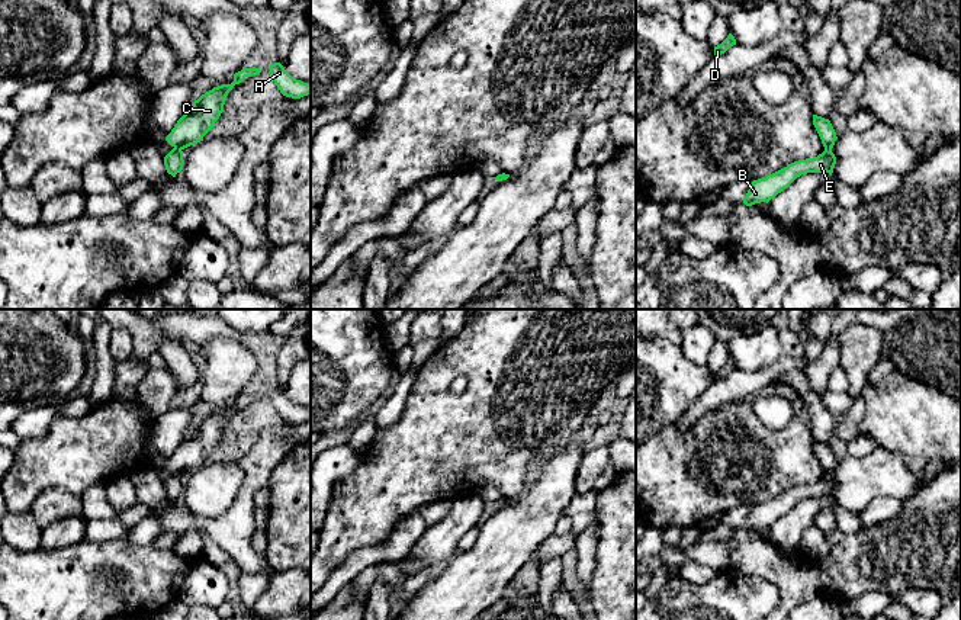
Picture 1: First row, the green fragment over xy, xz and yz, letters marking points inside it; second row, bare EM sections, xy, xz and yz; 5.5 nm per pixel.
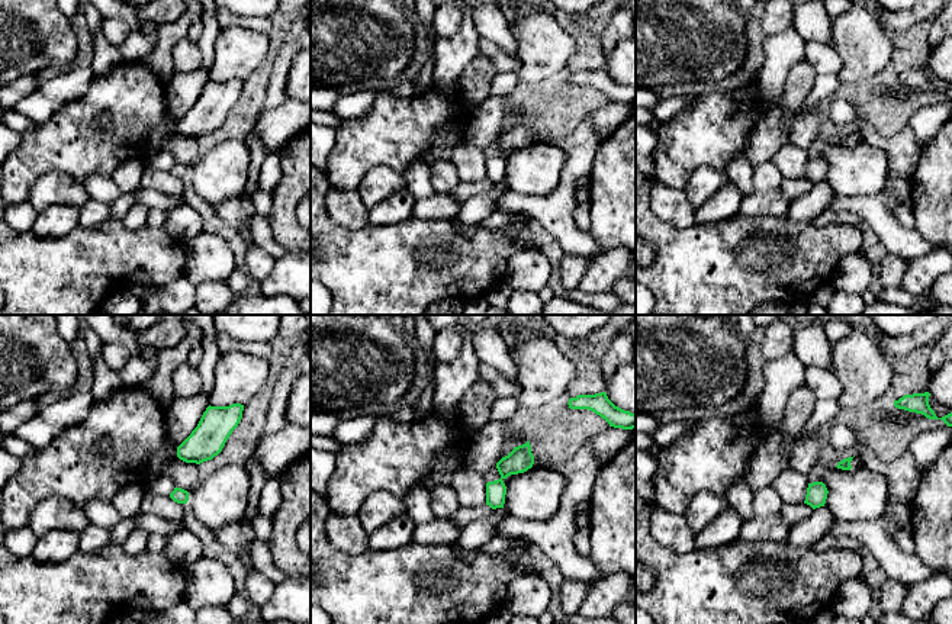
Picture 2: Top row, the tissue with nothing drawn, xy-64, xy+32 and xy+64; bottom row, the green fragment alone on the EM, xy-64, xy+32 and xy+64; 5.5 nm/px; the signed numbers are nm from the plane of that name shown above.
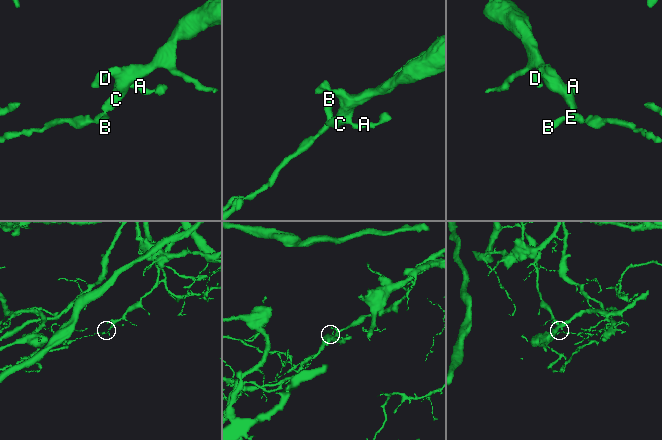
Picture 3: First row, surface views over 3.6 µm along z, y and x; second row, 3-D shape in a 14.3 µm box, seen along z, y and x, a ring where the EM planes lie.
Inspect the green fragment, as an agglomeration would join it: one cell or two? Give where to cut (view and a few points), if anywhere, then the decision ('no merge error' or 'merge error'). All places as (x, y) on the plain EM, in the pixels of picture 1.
xy (174, 472), (180, 475) | merge error

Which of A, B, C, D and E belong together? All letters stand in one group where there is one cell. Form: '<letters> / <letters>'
A C D / B E

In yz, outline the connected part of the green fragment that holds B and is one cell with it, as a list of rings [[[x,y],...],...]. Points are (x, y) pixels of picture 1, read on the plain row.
[[[825,475],[813,484],[794,486],[787,492],[768,499],[766,502],[753,505],[746,521],[743,523],[743,529],[746,531],[761,527],[768,529],[801,499],[826,497],[832,501],[835,489],[836,482],[832,475]]]

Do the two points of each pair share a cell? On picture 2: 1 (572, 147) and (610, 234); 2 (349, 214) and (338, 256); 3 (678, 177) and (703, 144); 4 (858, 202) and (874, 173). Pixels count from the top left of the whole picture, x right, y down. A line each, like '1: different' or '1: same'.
1: different
2: different
3: same
4: different

